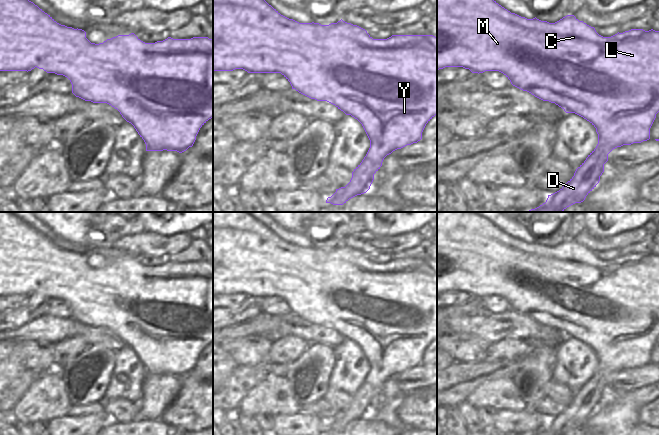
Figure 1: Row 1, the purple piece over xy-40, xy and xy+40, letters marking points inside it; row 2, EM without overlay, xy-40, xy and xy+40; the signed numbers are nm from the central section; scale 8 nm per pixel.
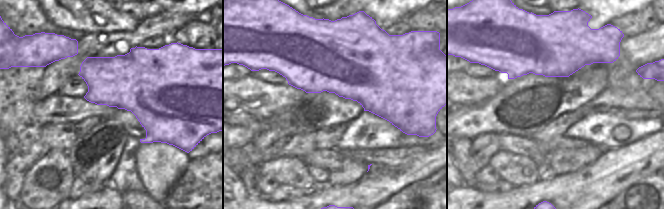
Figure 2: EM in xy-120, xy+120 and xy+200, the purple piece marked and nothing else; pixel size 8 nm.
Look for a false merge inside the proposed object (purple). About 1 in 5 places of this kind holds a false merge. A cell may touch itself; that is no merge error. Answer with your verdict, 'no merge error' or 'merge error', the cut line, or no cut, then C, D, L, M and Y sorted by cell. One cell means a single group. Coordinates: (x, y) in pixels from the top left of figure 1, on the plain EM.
no merge error; no cut; C D L M Y

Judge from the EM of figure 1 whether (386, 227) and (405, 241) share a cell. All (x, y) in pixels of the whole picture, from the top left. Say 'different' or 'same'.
different

